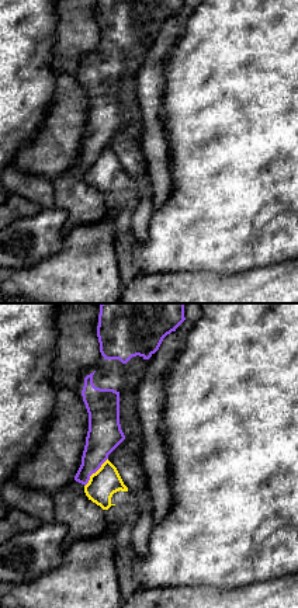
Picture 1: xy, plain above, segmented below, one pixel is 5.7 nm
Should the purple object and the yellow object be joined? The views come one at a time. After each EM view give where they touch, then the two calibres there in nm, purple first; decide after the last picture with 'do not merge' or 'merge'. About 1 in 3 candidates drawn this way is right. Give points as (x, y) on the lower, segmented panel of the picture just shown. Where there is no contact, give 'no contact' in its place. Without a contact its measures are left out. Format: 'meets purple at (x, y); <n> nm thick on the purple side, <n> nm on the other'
meets purple at (94, 472); 200 nm thick on the purple side, 160 nm on the other

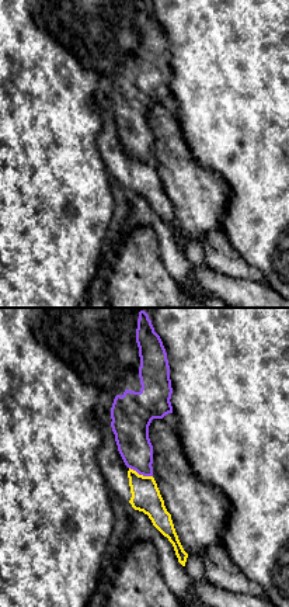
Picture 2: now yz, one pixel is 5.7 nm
meets purple at (140, 474); 190 nm thick on the purple side, 170 nm on the other

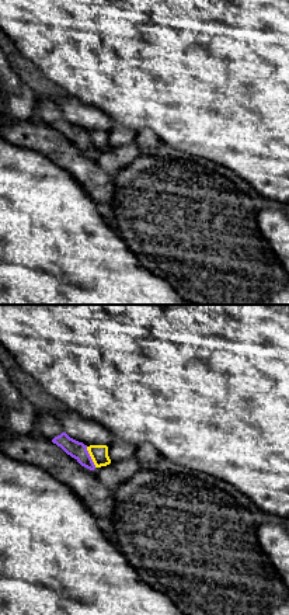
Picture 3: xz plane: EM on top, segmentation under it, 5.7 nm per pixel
meets purple at (90, 457); 100 nm thick on the purple side, 100 nm on the other

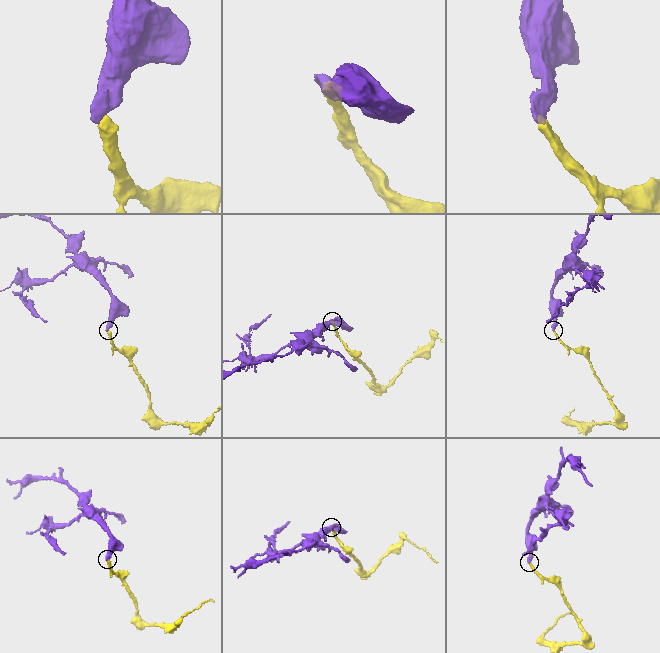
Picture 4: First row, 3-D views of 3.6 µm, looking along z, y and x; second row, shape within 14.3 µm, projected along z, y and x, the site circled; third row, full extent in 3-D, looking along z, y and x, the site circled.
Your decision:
do not merge

